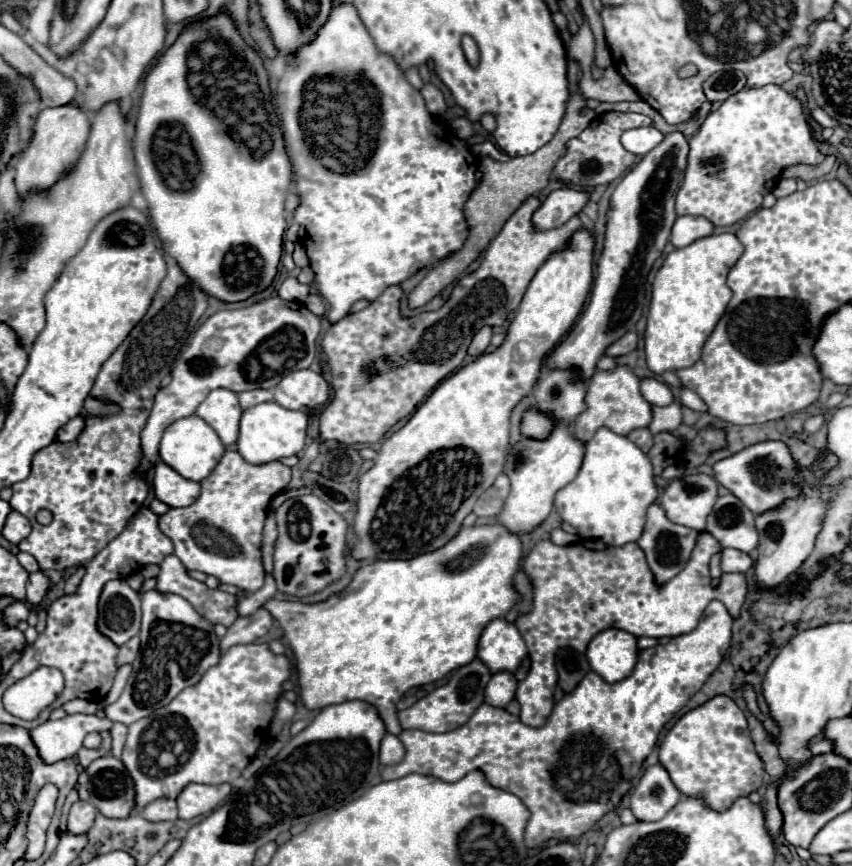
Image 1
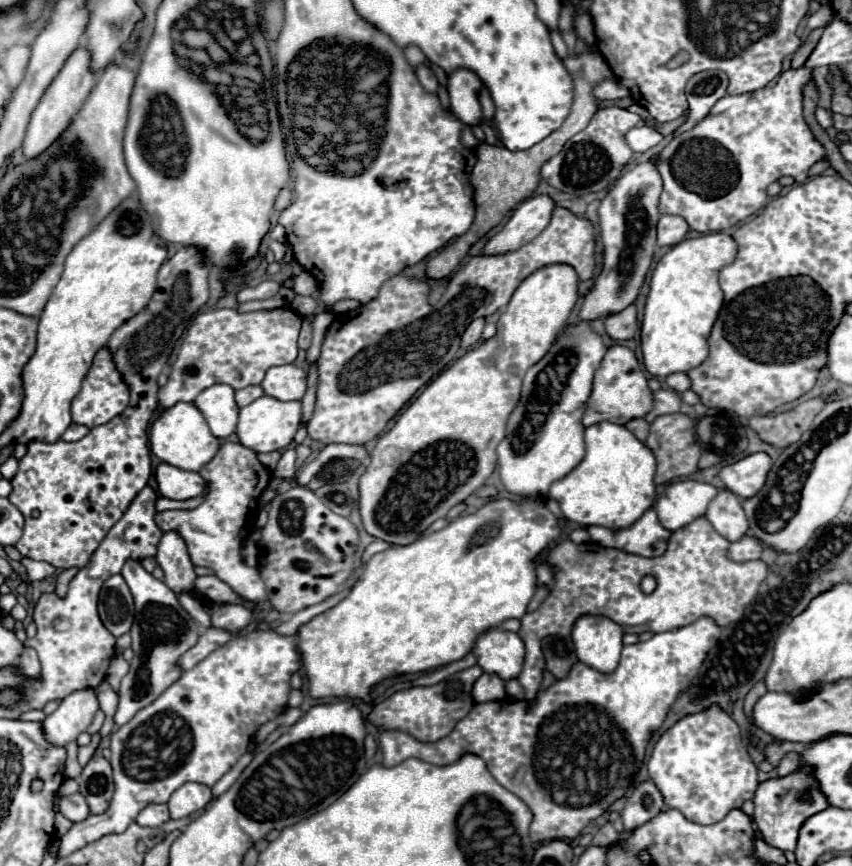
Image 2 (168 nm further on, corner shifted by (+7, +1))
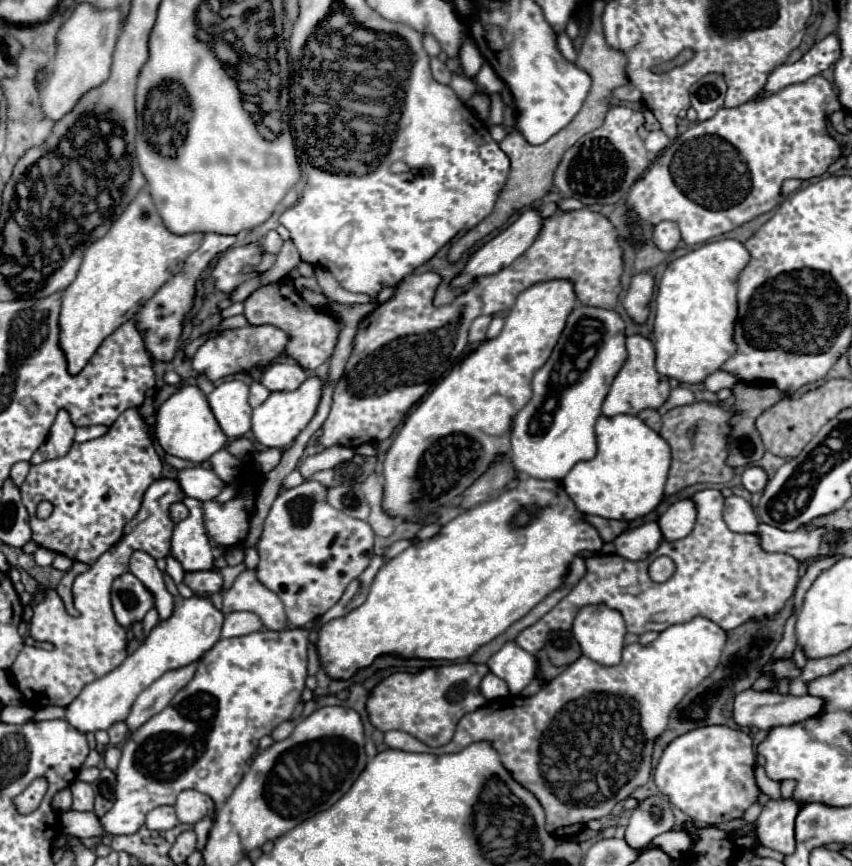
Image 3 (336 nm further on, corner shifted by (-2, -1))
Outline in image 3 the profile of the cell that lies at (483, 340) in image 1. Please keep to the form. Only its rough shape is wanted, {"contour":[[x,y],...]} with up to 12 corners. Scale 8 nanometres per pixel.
{"contour":[[482,315],[470,325],[470,343],[486,339],[490,315]]}

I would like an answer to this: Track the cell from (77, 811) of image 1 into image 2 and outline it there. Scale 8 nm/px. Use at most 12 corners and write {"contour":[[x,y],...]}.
{"contour":[[81,793],[63,797],[59,809],[71,823],[91,815]]}

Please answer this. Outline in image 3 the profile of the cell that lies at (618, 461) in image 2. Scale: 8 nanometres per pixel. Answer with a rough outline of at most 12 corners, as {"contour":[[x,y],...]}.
{"contour":[[600,417],[598,453],[562,479],[578,511],[636,521],[664,497],[668,443]]}

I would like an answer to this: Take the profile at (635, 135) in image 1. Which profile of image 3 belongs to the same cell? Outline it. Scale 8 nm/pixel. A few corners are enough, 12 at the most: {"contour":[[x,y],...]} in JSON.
{"contour":[[650,131],[646,149],[660,153],[668,143],[668,135],[662,131]]}

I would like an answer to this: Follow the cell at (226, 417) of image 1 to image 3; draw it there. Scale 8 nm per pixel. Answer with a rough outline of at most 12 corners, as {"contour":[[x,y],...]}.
{"contour":[[222,381],[208,403],[222,431],[250,431],[248,385]]}

